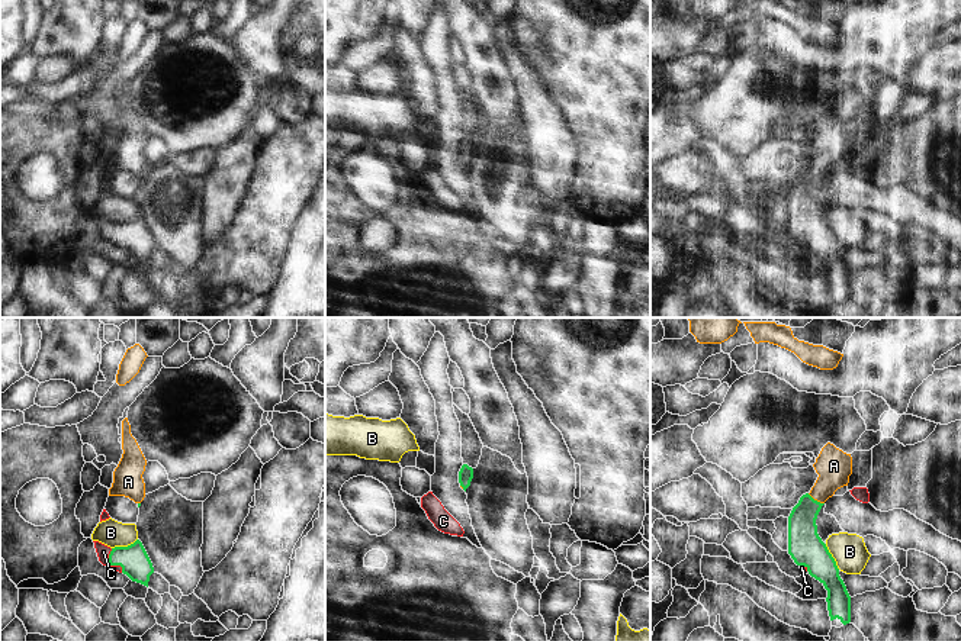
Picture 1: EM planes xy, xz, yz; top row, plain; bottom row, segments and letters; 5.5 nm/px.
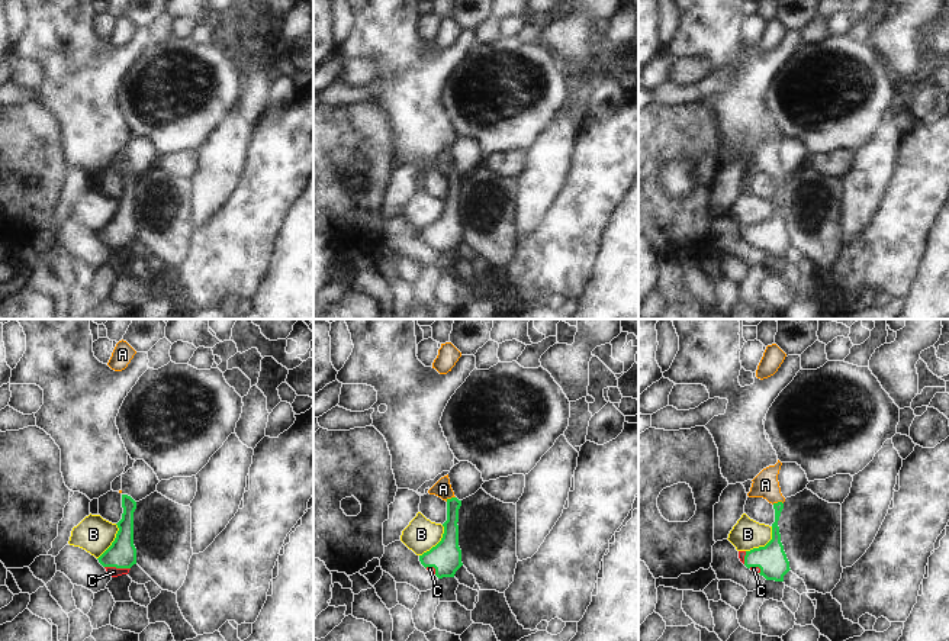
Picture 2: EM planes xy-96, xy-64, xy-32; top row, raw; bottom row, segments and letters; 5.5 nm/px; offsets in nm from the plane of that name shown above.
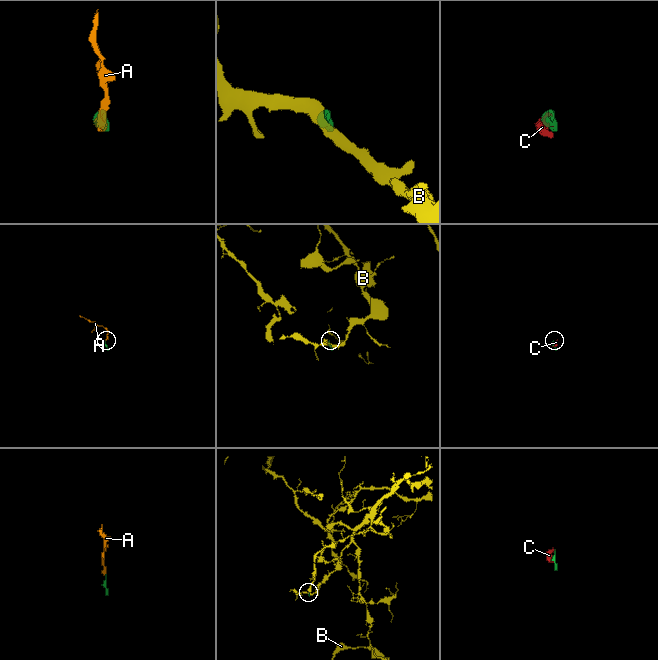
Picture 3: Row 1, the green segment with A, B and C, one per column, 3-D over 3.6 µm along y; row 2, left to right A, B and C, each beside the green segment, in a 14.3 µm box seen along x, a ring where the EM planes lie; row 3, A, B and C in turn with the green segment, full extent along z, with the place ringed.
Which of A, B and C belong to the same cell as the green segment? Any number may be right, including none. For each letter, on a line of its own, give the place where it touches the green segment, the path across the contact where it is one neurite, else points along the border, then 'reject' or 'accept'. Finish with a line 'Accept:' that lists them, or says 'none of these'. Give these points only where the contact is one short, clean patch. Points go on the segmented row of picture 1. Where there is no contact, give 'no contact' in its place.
A: contact yz (816, 501); way yz (804, 544), (804, 512), (816, 501), (833, 474), (833, 466); accept
B: contact xy (124, 547); border xy (137, 538), (127, 546), (115, 546), (112, 548); reject
C: contact xy (111, 564); way xy (134, 560), (111, 564), (102, 550); accept
Accept: A, C

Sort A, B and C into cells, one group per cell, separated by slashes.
A C / B

